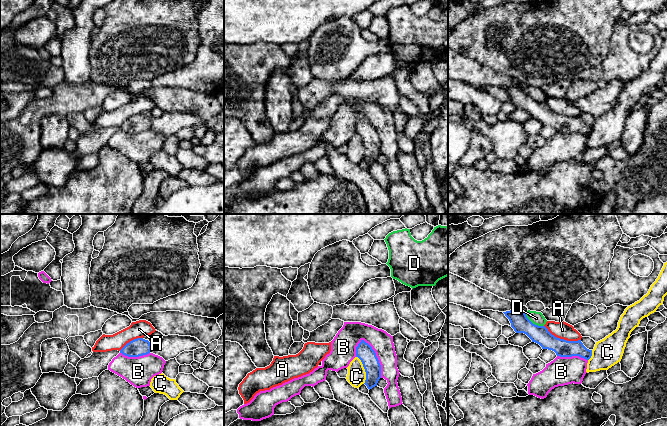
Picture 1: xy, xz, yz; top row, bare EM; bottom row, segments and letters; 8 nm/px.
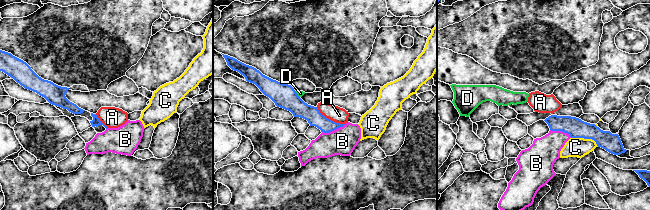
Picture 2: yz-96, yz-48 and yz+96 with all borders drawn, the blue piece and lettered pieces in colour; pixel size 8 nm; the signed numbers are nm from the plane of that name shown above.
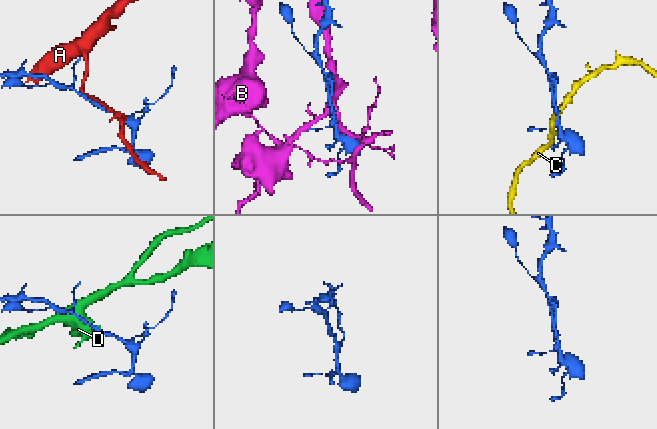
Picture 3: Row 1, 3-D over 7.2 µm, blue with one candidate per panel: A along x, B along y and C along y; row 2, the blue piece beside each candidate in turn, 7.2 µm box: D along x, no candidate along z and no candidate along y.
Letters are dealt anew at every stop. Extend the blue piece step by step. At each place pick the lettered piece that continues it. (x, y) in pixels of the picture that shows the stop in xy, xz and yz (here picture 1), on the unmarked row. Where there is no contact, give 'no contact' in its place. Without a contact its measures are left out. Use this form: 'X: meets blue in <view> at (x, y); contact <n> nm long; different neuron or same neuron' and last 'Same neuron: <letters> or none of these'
A: meets blue in yz at (562, 115); contact 320 nm long; different neuron
B: meets blue in xz at (376, 133); contact 360 nm long; different neuron
C: meets blue in xz at (365, 146); contact 240 nm long; different neuron
D: meets blue in yz at (532, 99); contact 190 nm long; different neuron
Same neuron: none of these

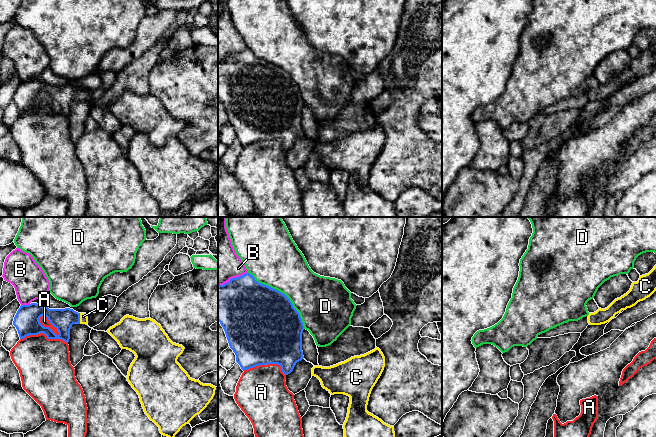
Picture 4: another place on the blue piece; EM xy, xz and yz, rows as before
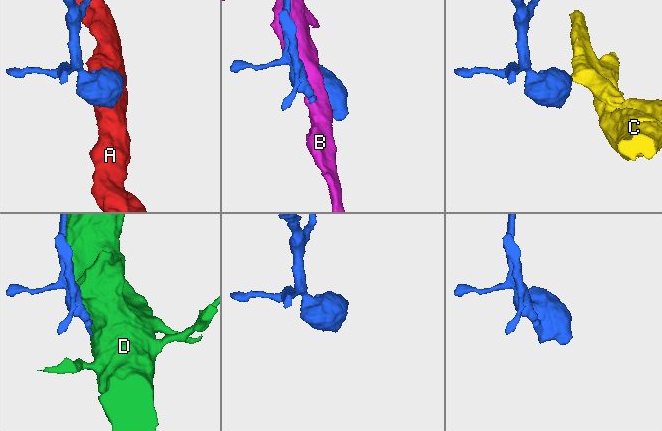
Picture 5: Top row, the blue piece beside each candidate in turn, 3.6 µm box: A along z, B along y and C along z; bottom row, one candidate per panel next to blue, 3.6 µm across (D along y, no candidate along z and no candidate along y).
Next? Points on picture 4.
A: meets blue in xy at (47, 103); contact 220 nm long; different neuron
B: meets blue in xy at (25, 81); contact 80 nm long; different neuron
C: meets blue in xy at (79, 94); contact 90 nm long; same neuron
D: meets blue in xz at (282, 69); contact 650 nm long; different neuron
Same neuron: C

